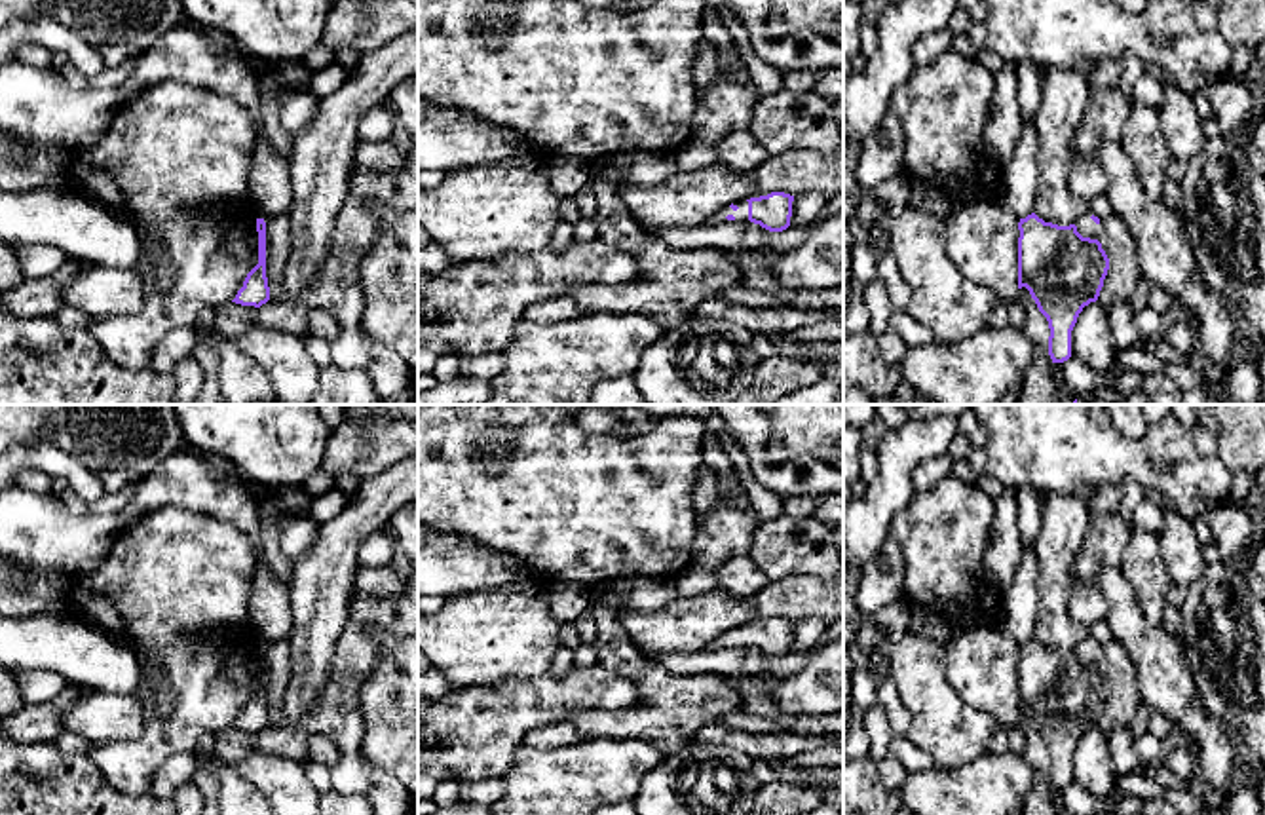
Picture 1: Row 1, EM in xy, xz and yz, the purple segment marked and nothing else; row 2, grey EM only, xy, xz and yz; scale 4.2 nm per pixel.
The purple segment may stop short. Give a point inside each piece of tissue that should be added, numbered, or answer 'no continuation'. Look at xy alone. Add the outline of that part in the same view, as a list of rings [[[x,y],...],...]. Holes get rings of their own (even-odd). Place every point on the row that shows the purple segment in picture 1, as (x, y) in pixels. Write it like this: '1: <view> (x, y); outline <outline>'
no continuation

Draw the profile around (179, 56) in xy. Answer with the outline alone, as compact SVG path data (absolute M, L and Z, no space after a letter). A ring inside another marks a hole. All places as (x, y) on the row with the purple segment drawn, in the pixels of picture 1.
M173 27L148 51L137 57L122 89L122 101L161 82L186 82L215 89L251 114L256 137L249 175L251 209L256 218L289 213L293 205L289 163L266 141L260 95L251 65L224 53L192 28Z

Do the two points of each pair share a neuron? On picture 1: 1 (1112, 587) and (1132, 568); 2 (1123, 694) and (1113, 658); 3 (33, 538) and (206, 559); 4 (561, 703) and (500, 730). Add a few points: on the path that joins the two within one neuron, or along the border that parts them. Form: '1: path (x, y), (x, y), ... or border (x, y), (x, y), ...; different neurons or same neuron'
1: border (1117, 570), (1129, 584), (1144, 616); different neurons
2: path (1123, 684), (1115, 667); same neuron
3: border (122, 527), (113, 549), (92, 570), (76, 576); different neurons
4: path (546, 703), (527, 703), (515, 715); same neuron

